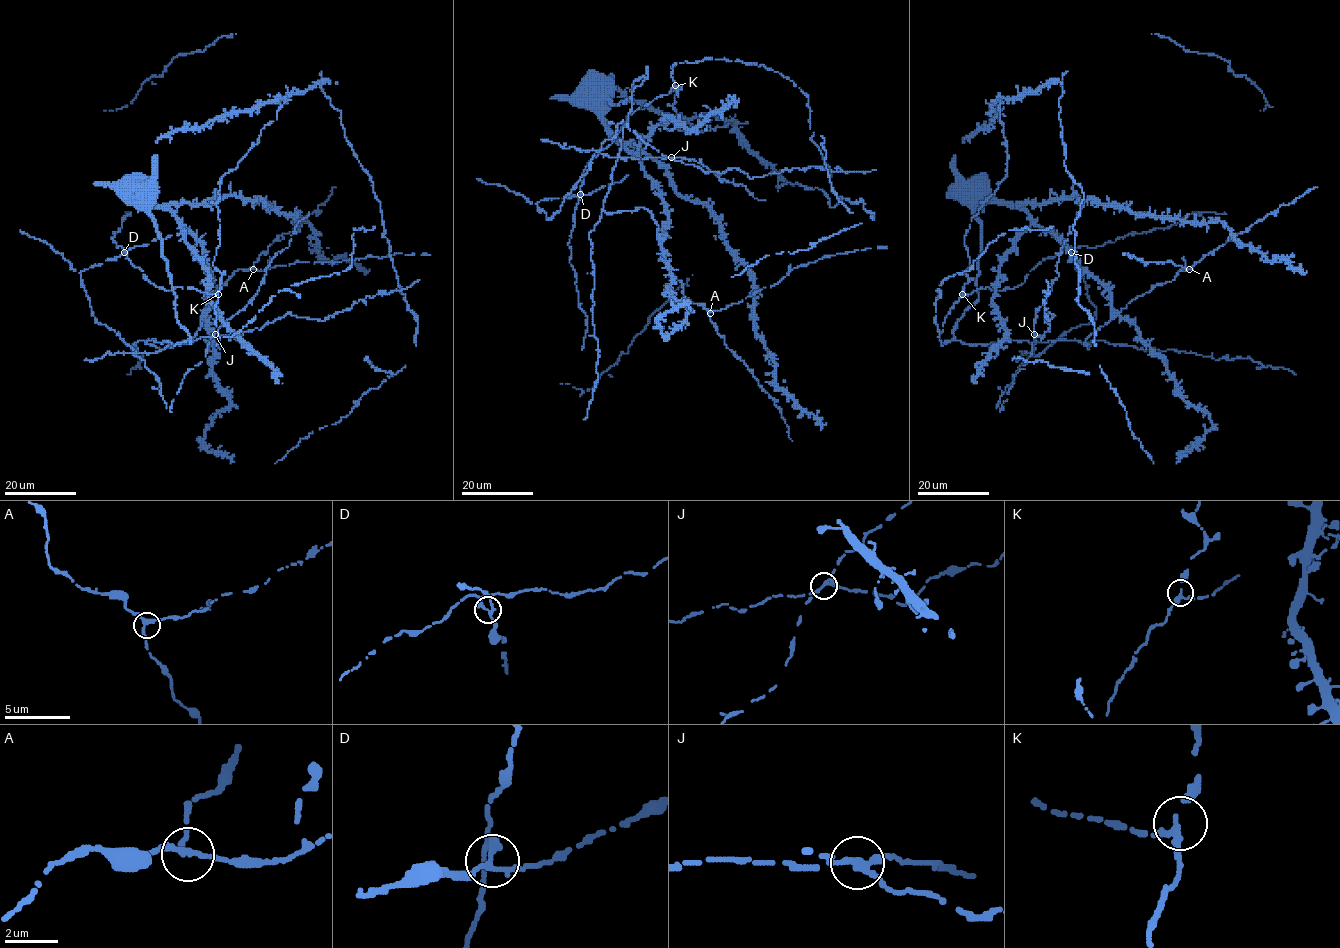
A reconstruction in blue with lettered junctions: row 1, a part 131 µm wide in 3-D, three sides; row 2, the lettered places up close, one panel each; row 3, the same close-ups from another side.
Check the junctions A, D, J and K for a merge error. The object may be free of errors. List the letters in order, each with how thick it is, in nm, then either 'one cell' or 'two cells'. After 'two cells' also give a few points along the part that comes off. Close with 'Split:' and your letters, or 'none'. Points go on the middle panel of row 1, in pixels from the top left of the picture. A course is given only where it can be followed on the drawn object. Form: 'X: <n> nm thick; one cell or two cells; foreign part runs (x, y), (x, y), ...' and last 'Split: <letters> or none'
A: 220 nm thick; one cell
D: 240 nm thick; one cell
J: 240 nm thick; two cells
K: 200 nm thick; one cell
Split: J

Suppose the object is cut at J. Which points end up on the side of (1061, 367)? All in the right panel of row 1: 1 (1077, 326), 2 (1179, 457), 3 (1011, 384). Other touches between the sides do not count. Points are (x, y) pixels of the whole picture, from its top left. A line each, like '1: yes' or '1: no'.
1: no
2: no
3: no

